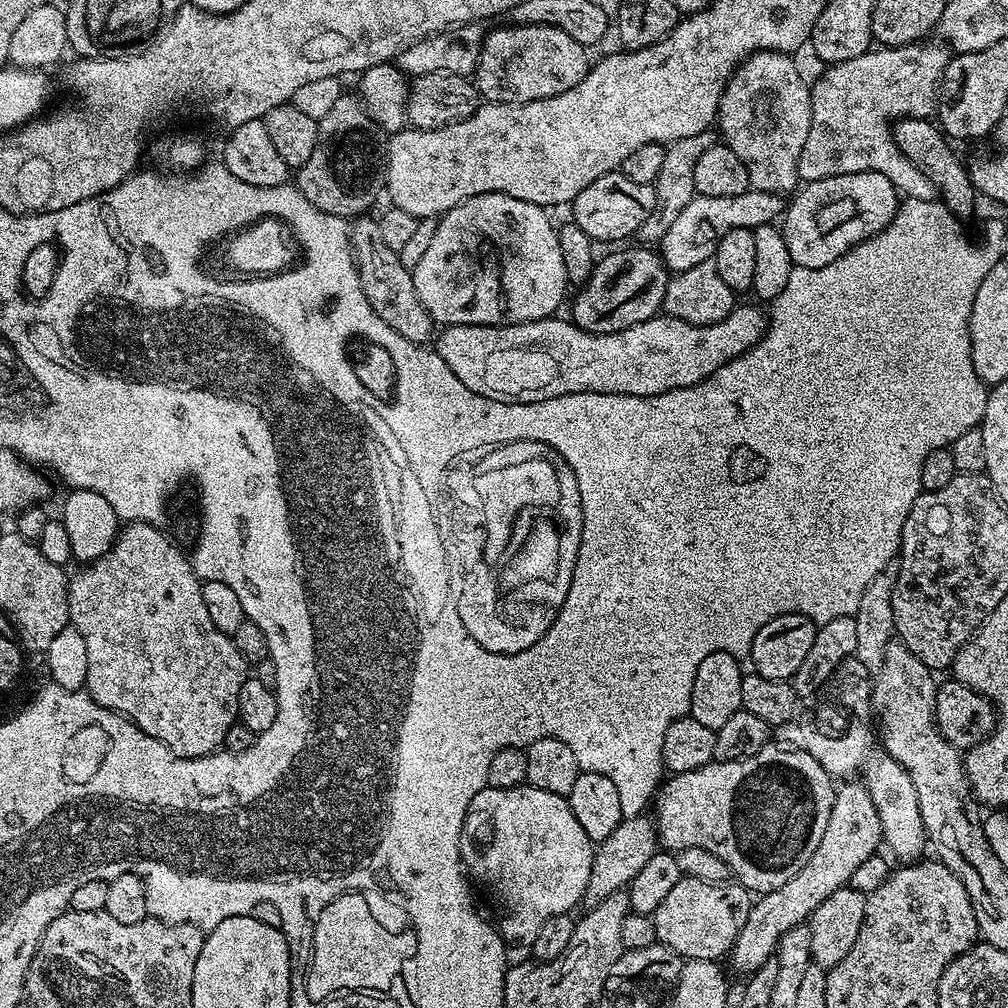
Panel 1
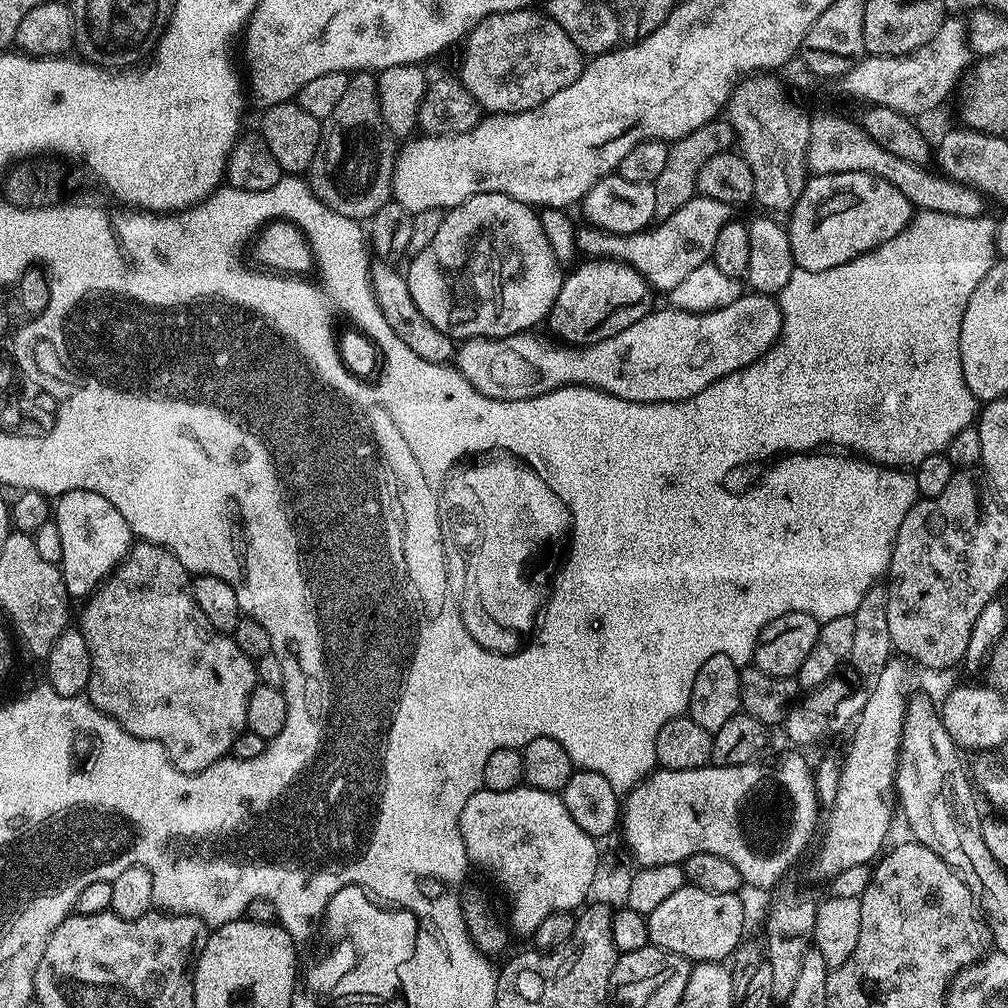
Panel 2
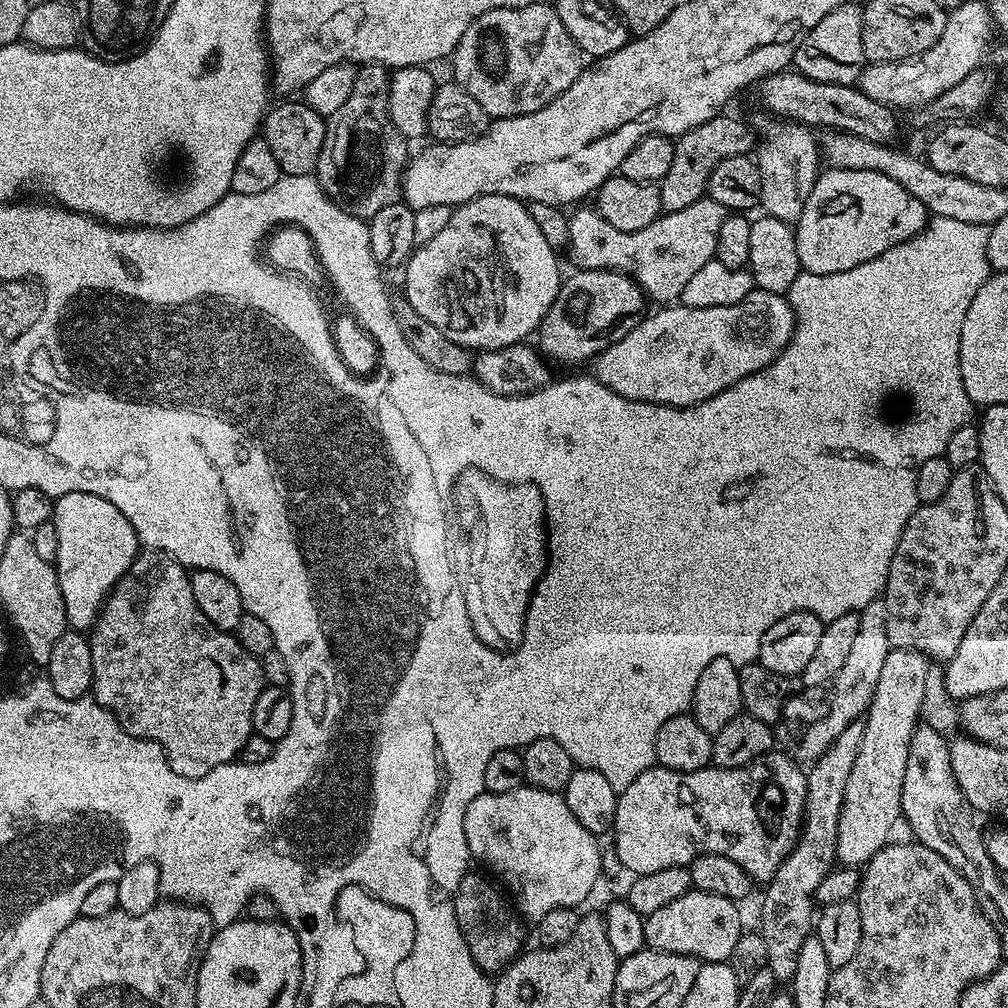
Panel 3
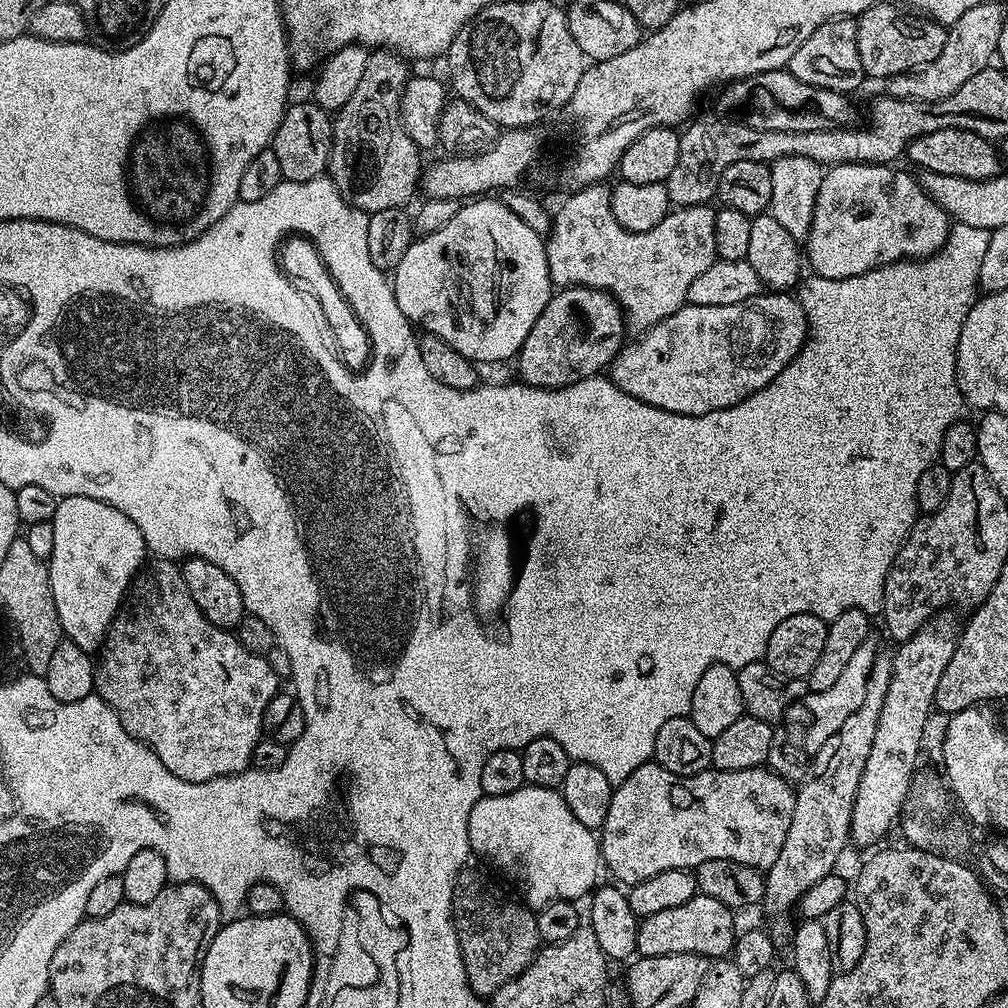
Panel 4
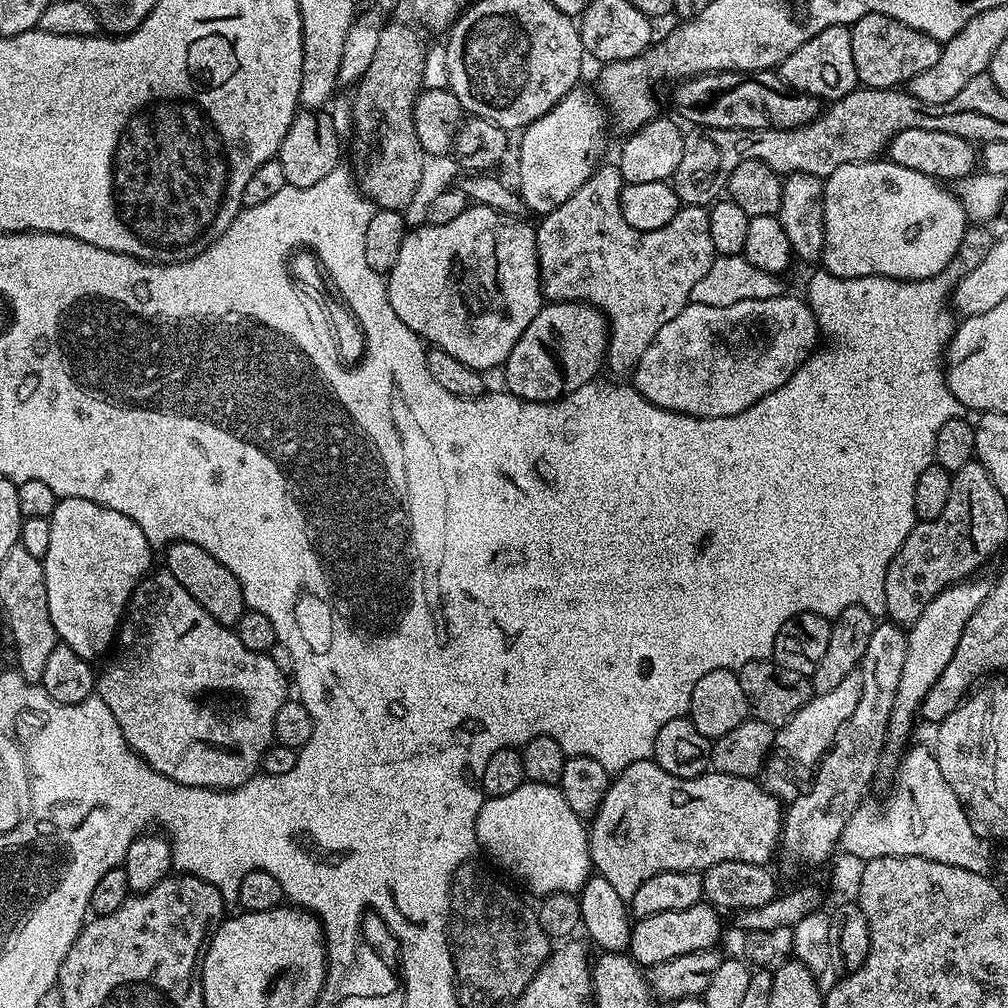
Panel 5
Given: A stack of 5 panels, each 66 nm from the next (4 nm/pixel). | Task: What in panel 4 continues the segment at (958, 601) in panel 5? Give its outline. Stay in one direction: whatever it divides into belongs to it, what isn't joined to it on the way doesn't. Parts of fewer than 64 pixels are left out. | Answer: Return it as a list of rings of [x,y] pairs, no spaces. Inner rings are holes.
[[[937,614],[914,633],[909,640],[903,641],[892,657],[890,690],[886,690],[886,702],[882,702],[882,715],[878,718],[878,730],[874,730],[874,743],[870,745],[870,755],[866,758],[866,770],[862,770],[862,782],[858,782],[858,794],[854,798],[852,811],[851,843],[879,845],[884,835],[892,828],[892,823],[901,819],[908,794],[912,791],[914,775],[917,773],[916,759],[920,756],[920,743],[924,740],[924,727],[928,724],[928,715],[933,715],[938,681],[942,670],[954,658],[958,639],[958,624],[952,614]]]

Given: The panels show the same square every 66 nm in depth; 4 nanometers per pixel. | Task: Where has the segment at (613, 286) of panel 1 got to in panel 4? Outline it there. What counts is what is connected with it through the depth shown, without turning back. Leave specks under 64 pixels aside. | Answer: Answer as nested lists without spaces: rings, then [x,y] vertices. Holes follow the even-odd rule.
[[[573,286],[553,291],[546,308],[534,322],[514,364],[520,367],[519,379],[532,388],[565,388],[591,376],[599,376],[611,365],[626,340],[624,312],[609,292],[586,286]]]

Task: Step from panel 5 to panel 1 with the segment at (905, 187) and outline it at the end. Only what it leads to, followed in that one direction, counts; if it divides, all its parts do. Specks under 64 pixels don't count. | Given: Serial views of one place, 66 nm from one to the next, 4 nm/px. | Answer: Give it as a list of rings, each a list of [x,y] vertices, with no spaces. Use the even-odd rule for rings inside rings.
[[[877,172],[838,174],[809,180],[803,187],[791,197],[793,200],[787,201],[782,216],[786,250],[790,250],[793,265],[798,268],[830,266],[830,262],[842,258],[842,254],[890,226],[902,203],[890,178]]]

